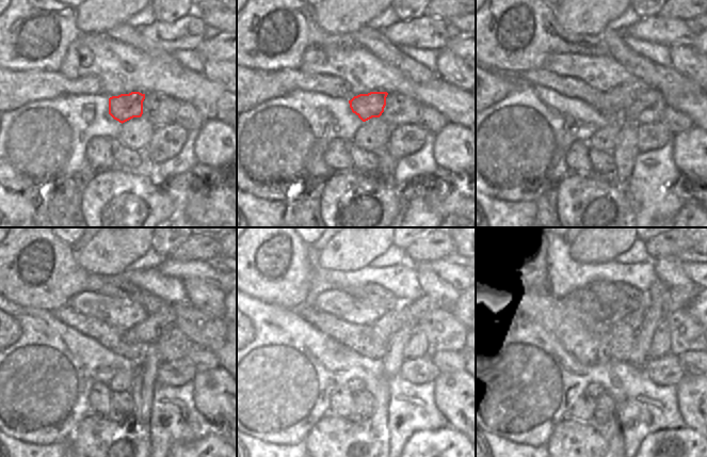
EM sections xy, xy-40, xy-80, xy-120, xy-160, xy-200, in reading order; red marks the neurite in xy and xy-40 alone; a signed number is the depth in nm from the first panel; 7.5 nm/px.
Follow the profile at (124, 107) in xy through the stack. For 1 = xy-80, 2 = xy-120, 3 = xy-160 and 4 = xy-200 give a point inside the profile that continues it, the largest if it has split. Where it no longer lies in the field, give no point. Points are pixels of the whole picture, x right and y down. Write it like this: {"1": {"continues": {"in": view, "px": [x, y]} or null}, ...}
{"1": {"continues": {"in": "xy-80", "px": [621, 97]}}, "2": {"continues": {"in": "xy-120", "px": [148, 331]}}, "3": {"continues": {"in": "xy-160", "px": [389, 322]}}, "4": {"continues": {"in": "xy-200", "px": [673, 299]}}}

